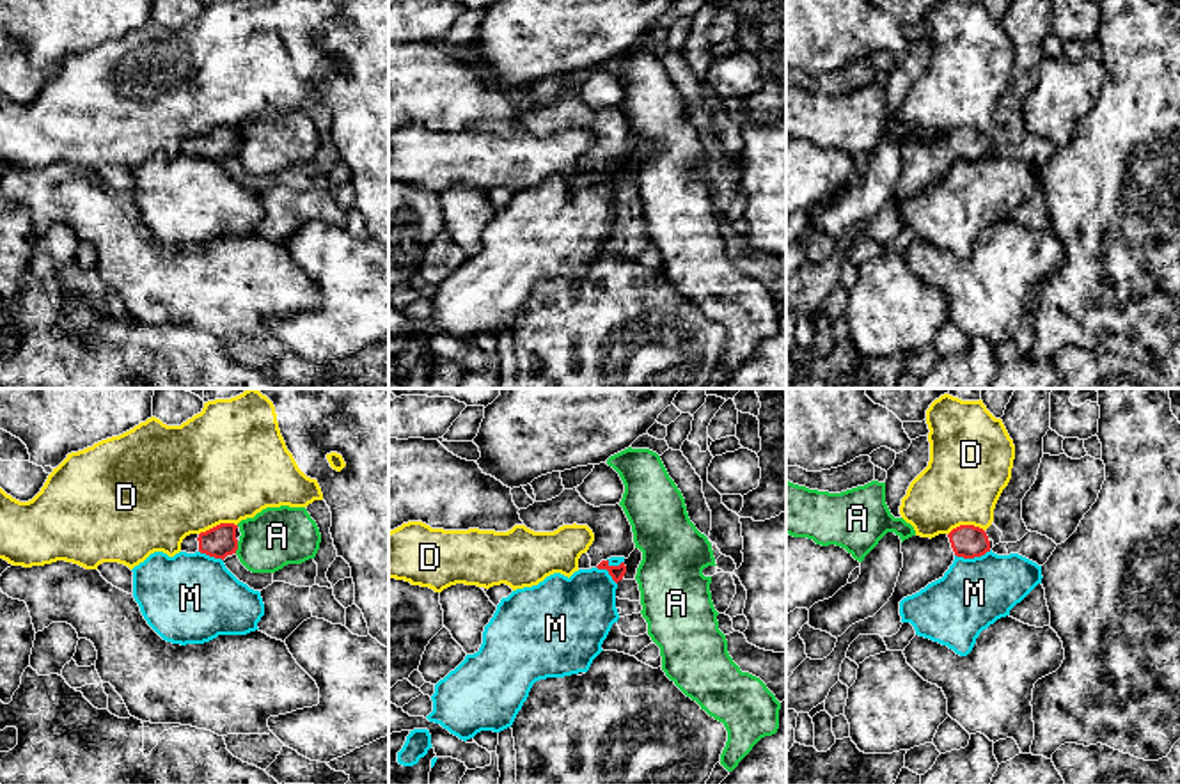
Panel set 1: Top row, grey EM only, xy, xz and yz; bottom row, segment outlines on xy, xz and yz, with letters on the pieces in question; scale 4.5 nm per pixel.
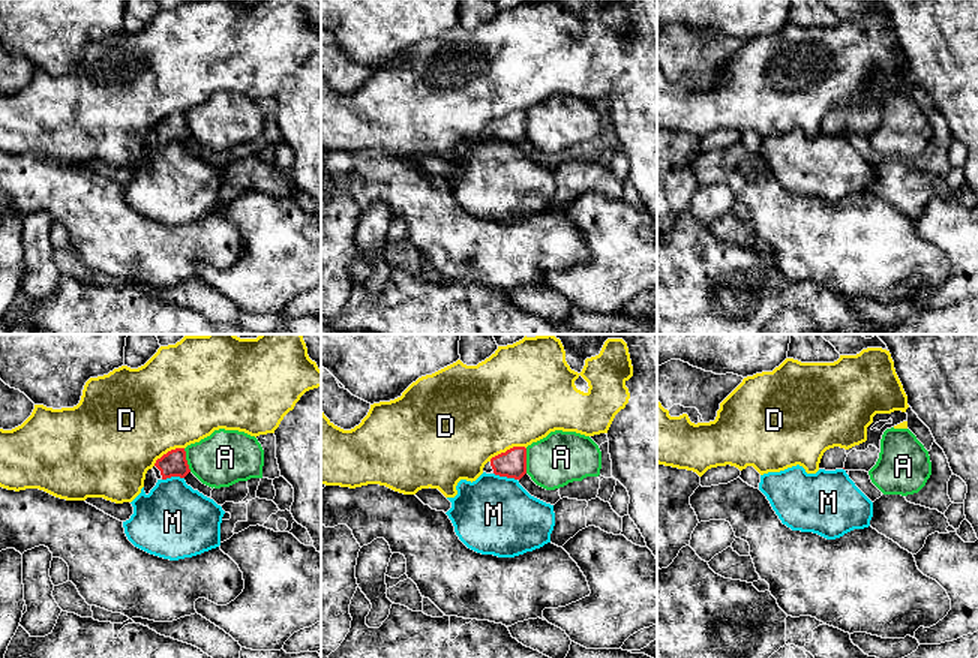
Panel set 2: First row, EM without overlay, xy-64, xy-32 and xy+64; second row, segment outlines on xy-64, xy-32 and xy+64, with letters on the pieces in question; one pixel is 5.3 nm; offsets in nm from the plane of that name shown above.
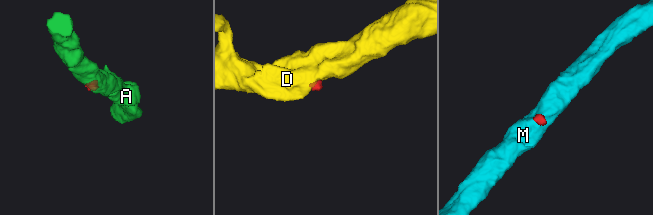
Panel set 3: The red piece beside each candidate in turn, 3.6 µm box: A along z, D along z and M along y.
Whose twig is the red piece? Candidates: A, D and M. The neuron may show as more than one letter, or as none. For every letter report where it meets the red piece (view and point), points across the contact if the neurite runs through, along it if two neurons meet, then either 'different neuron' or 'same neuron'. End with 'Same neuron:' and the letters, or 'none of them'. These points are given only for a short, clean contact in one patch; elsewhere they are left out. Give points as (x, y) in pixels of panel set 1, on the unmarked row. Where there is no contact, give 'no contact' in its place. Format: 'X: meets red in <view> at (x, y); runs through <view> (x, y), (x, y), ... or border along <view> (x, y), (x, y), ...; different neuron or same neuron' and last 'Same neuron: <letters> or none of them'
A: meets red in xy at (236, 149); border along xy (238, 144), (235, 155); different neuron
D: meets red in xy at (217, 128); border along xy (236, 126), (217, 126), (199, 137); different neuron
M: meets red in yz at (973, 160); border along yz (991, 153), (973, 160), (955, 158); different neuron
Same neuron: none of them

